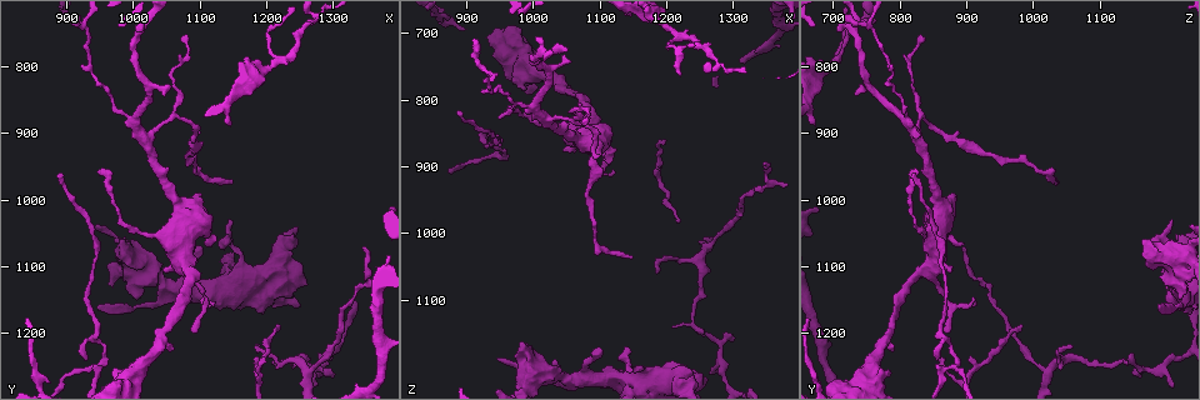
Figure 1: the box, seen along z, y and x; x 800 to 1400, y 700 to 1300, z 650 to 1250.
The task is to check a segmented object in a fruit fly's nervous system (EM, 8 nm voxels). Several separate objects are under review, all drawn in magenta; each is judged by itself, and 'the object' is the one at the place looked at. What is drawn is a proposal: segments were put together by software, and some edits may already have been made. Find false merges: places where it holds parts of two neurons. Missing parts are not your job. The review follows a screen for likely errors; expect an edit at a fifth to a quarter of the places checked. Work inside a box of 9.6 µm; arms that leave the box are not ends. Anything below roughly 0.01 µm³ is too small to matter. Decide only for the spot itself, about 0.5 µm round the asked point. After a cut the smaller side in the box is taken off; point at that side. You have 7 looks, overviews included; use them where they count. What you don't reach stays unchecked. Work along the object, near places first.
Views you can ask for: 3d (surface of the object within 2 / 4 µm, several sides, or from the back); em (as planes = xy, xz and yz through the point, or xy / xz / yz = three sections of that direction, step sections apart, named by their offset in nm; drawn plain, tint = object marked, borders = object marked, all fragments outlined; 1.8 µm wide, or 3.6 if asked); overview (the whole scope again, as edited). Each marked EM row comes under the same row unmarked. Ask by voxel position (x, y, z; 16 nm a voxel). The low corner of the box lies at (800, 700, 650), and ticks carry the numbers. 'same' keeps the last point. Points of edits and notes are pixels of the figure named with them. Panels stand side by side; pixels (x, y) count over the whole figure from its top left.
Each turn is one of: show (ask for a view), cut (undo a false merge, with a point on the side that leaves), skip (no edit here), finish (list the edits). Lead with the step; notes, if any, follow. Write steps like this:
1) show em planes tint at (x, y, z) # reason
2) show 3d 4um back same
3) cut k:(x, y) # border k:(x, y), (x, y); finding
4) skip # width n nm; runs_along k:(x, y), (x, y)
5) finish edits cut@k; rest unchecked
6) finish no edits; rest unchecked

show em xz step 16 tint at (990, 1265, 770) # calibre changes

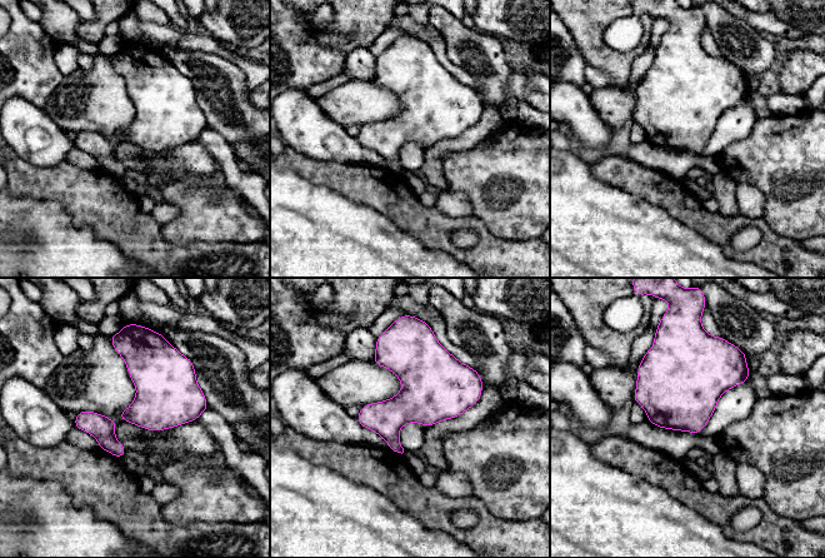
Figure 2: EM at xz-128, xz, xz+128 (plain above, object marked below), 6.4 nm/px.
skip # one neuron here

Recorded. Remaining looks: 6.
show em 3.6um yz step 8 borders at (1080, 1060, 855) # sharp bend

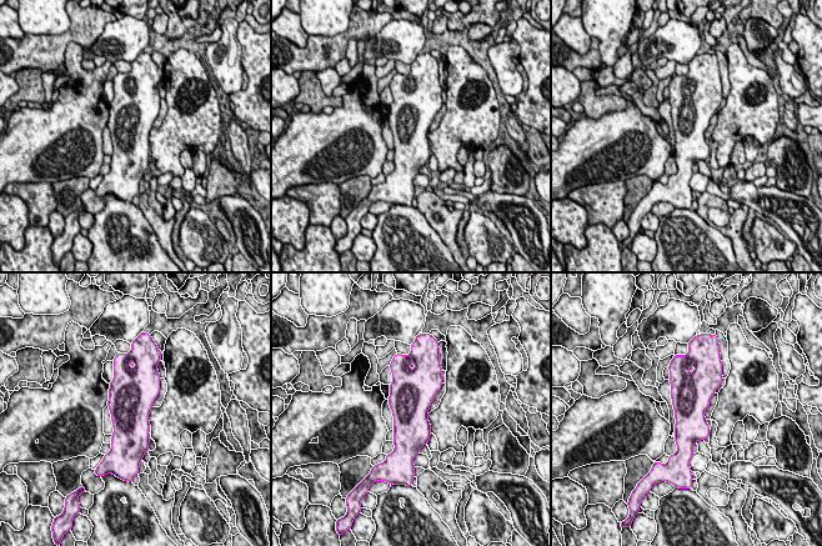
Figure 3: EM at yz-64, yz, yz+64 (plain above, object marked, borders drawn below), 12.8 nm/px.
show em 3.6um planes borders same

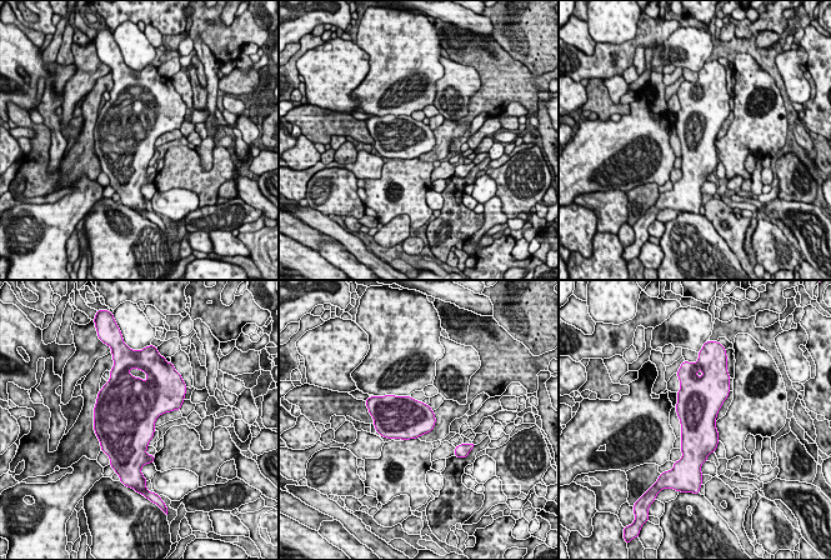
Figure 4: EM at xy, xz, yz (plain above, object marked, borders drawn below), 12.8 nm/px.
skip # all the same neuron

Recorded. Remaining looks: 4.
show 3d 4um back at (1175, 1120, 1220) # looks like a crossing

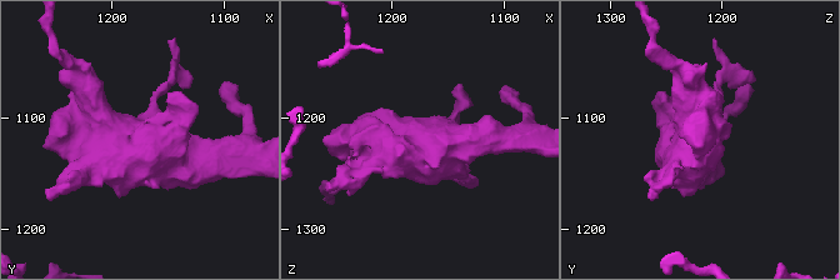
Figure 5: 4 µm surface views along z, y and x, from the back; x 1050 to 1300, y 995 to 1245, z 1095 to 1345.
show em planes tint same

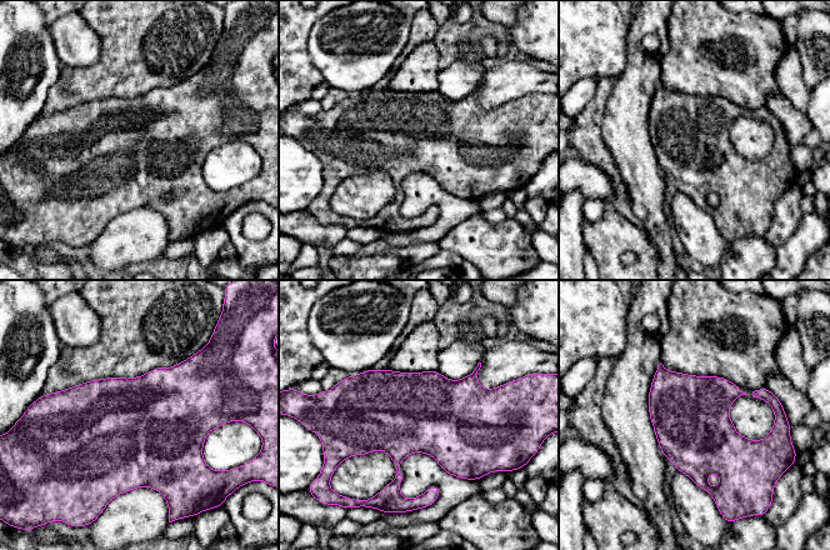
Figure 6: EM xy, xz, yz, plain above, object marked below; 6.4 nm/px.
skip # continuous, no second neuron

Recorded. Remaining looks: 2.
finish no edits; rest unchecked

